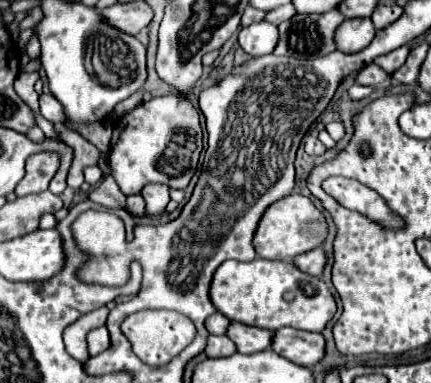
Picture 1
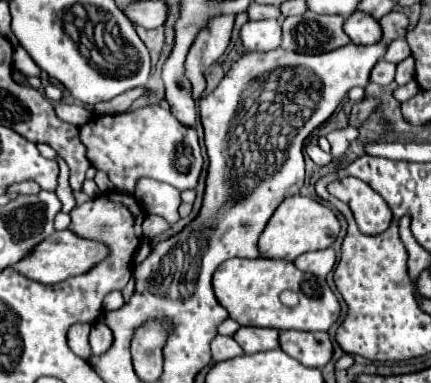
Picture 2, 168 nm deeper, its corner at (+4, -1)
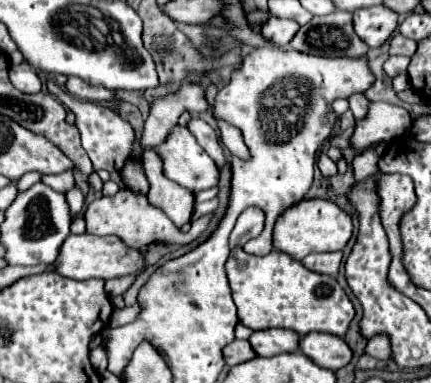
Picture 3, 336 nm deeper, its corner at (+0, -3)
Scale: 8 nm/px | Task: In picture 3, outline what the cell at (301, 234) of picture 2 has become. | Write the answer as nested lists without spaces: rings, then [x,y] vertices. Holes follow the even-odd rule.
[[[301,199],[299,203],[287,207],[275,221],[273,229],[273,247],[281,253],[291,255],[293,259],[301,261],[309,253],[323,253],[323,251],[341,251],[347,241],[351,239],[353,223],[351,217],[339,209],[329,199]]]

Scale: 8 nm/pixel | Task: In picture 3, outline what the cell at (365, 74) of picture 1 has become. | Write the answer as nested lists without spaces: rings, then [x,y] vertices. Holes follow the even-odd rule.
[[[389,57],[389,59],[385,61],[383,69],[385,69],[385,73],[393,79],[393,77],[397,77],[399,73],[405,73],[405,71],[407,71],[409,61],[411,61],[409,57]]]

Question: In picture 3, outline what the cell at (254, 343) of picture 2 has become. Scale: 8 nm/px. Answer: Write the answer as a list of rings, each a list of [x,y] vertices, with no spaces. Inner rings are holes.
[[[263,329],[253,331],[249,343],[253,351],[261,357],[273,357],[277,353],[293,353],[297,351],[299,335],[291,329]]]

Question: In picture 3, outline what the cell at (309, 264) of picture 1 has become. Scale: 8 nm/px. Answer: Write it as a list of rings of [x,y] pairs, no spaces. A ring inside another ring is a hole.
[[[333,251],[333,253],[313,253],[313,255],[307,255],[301,263],[307,269],[315,271],[315,273],[323,273],[323,275],[335,277],[337,271],[339,271],[339,265],[341,265],[341,257],[343,257],[341,251]]]

